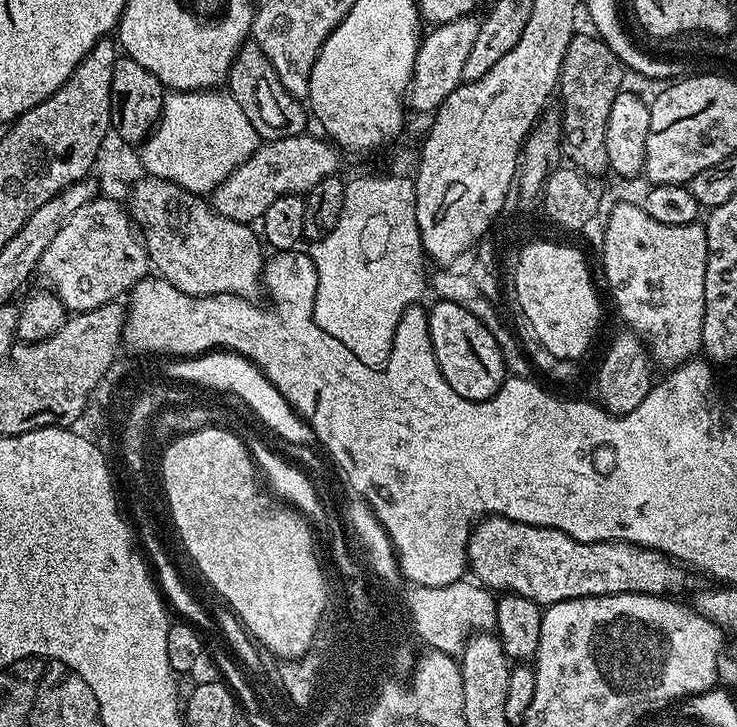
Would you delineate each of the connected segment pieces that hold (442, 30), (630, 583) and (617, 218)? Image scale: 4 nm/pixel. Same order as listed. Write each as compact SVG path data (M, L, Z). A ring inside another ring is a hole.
M467 14L459 16L445 24L435 25L432 33L425 35L420 41L420 48L416 51L414 60L414 74L412 84L406 93L406 104L409 109L416 112L435 113L437 108L454 94L454 90L464 80L462 70L466 66L466 57L474 47L474 41L478 38L480 20L475 15Z
M484 516L471 529L468 537L467 567L473 572L475 579L485 589L497 590L507 594L513 592L522 598L530 598L541 606L557 604L563 600L586 598L587 596L613 596L637 592L647 596L664 596L676 594L688 584L689 569L663 552L655 552L652 548L641 548L638 544L623 544L621 540L610 542L578 542L570 538L562 530L554 530L546 526L530 526L526 522L514 522L505 516Z
M620 204L608 216L604 224L604 276L608 279L608 288L612 291L612 300L620 311L620 316L625 320L627 327L643 342L653 365L671 370L680 367L690 359L693 359L702 348L702 322L706 314L706 258L708 247L706 246L706 230L703 223L683 224L682 226L666 226L666 222L658 222L650 218L646 210L639 204Z

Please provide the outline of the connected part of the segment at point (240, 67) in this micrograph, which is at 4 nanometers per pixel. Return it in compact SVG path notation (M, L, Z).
M251 38L245 40L238 50L228 71L226 88L236 99L238 106L242 106L242 114L250 118L250 126L254 126L261 141L298 136L307 129L304 127L307 126L308 120L310 121L309 109L301 101L295 100L286 90L286 86L282 86L278 78L278 70L270 66L270 58L262 54L255 40Z

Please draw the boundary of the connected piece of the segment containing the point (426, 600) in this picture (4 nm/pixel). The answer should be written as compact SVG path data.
M467 579L455 580L450 586L415 586L406 596L406 612L412 615L412 628L422 643L434 652L445 652L448 656L459 657L464 651L464 642L473 630L488 630L496 623L497 597L485 590L479 583L467 584Z

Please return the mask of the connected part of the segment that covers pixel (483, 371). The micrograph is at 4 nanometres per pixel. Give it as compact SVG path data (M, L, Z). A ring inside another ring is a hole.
M437 299L433 308L427 309L430 326L430 342L434 346L434 358L438 358L438 366L442 370L442 378L450 382L450 390L467 400L489 400L504 384L506 373L499 344L490 331L469 310L454 302Z

